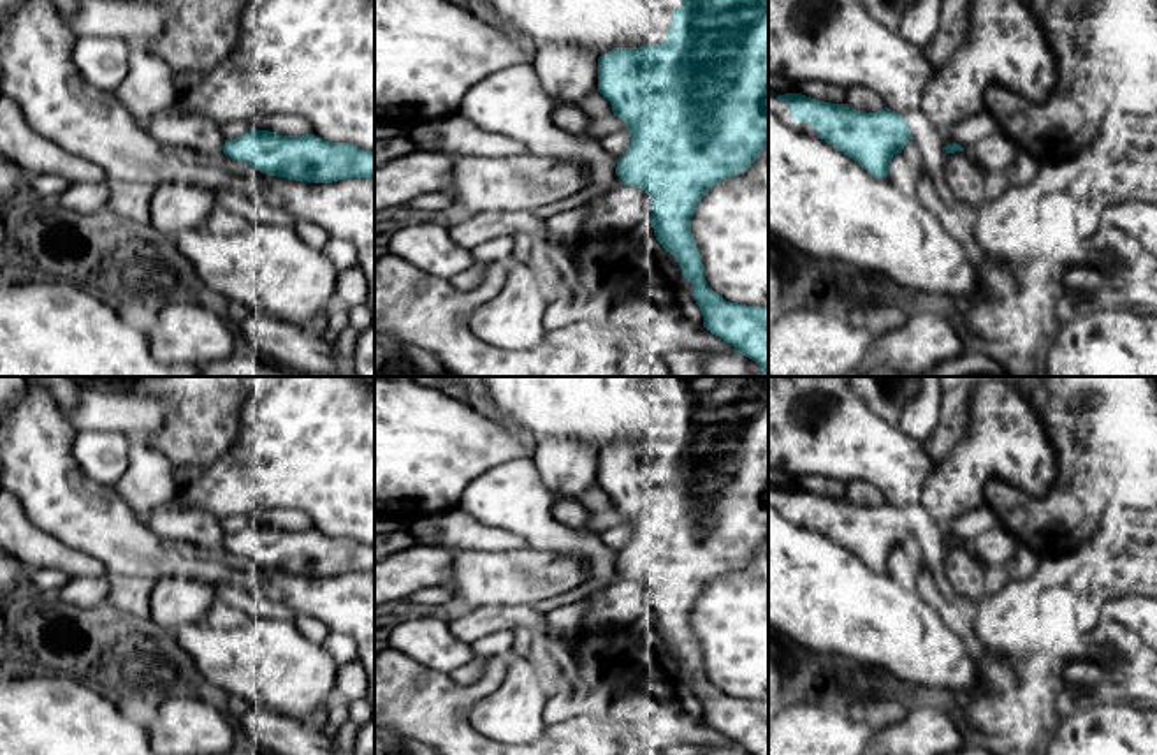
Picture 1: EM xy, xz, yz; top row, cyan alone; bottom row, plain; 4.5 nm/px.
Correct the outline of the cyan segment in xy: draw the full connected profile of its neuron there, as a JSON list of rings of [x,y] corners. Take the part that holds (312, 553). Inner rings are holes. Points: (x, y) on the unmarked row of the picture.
[[[250,524],[225,535],[223,547],[267,568],[308,577],[375,572],[375,546],[348,537],[331,537],[315,528],[283,530]]]

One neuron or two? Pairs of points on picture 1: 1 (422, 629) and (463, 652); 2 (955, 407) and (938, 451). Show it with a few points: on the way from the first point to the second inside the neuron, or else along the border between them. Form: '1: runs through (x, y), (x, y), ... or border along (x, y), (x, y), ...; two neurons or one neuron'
1: runs through (433, 639), (445, 652), (452, 652); one neuron
2: runs through (953, 417), (953, 425), (943, 440); one neuron

